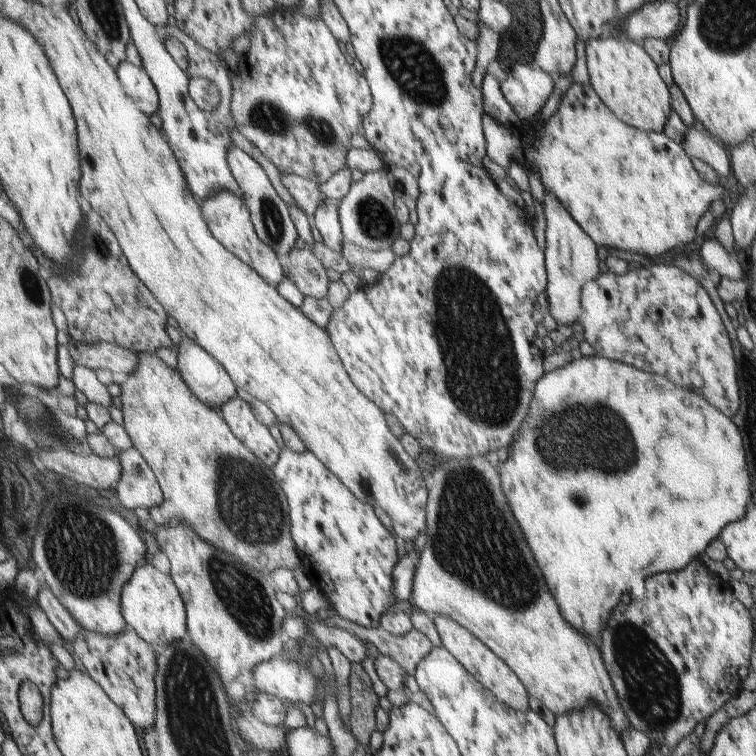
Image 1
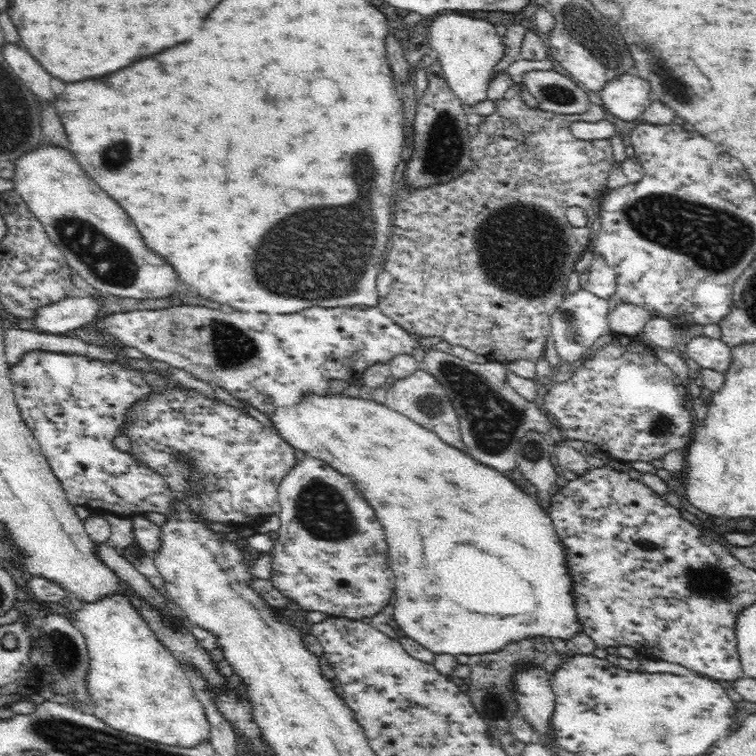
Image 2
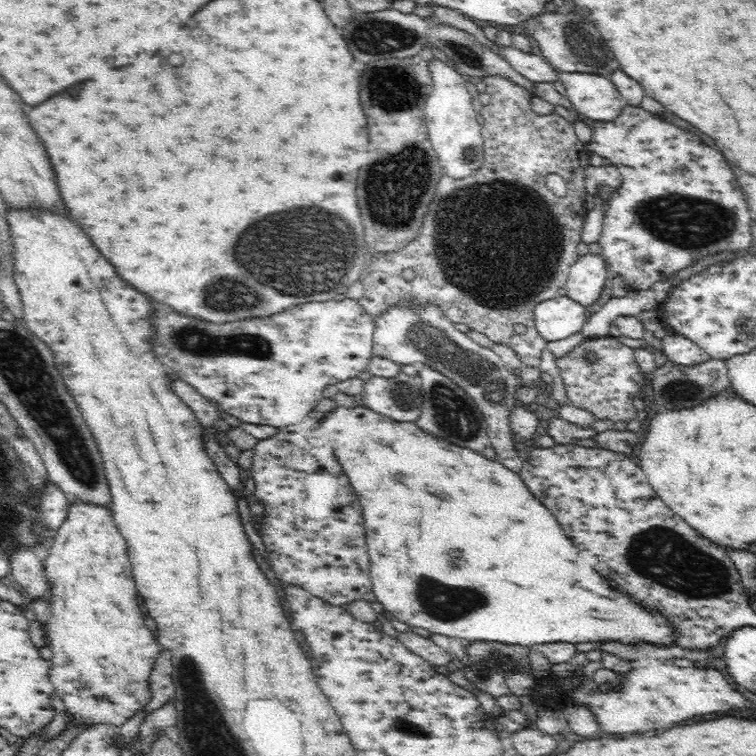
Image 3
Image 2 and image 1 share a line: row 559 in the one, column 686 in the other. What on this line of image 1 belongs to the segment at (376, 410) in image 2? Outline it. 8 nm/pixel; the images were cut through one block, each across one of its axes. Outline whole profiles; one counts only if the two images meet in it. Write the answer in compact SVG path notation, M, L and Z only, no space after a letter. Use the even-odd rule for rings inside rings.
M575 355L572 362L546 372L537 382L534 390L534 402L530 402L530 414L522 423L522 430L513 438L508 446L508 458L501 462L502 486L506 486L506 498L510 498L510 506L514 506L514 514L518 514L518 522L522 522L522 530L526 530L526 538L530 538L530 546L534 546L534 554L538 554L538 566L546 570L546 582L550 582L550 590L558 594L558 602L562 602L562 610L566 610L566 618L574 622L574 626L582 626L582 630L590 630L590 634L598 634L604 628L604 622L610 610L628 596L630 605L639 609L639 614L646 620L650 610L640 610L648 606L644 582L652 574L674 572L686 569L690 562L699 558L706 551L712 540L719 538L721 531L729 524L742 520L748 513L746 506L752 498L750 476L746 468L746 454L742 446L742 438L732 418L724 416L720 410L710 406L704 396L688 388L678 387L661 375L650 371L642 371L628 363L616 359L594 356Z

